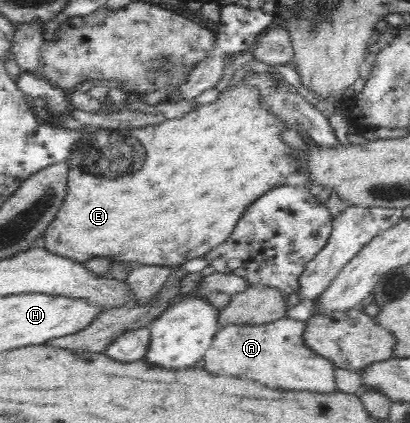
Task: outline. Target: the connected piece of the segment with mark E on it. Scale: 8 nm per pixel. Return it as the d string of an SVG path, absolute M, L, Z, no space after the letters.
M239 82L236 86L228 87L222 91L216 101L194 107L183 117L166 120L163 124L134 126L132 121L110 120L110 128L97 128L96 132L86 134L84 142L72 150L68 163L68 196L64 204L60 206L56 218L50 222L43 233L41 245L56 256L64 256L80 263L88 263L90 260L108 257L115 263L128 263L139 265L168 266L172 269L184 264L186 261L206 256L216 245L222 244L236 226L246 207L254 200L258 200L262 194L266 194L272 188L284 186L286 178L298 170L299 162L292 157L294 150L282 142L282 134L286 131L282 119L278 119L271 110L267 110L261 101L261 96L255 86Z

